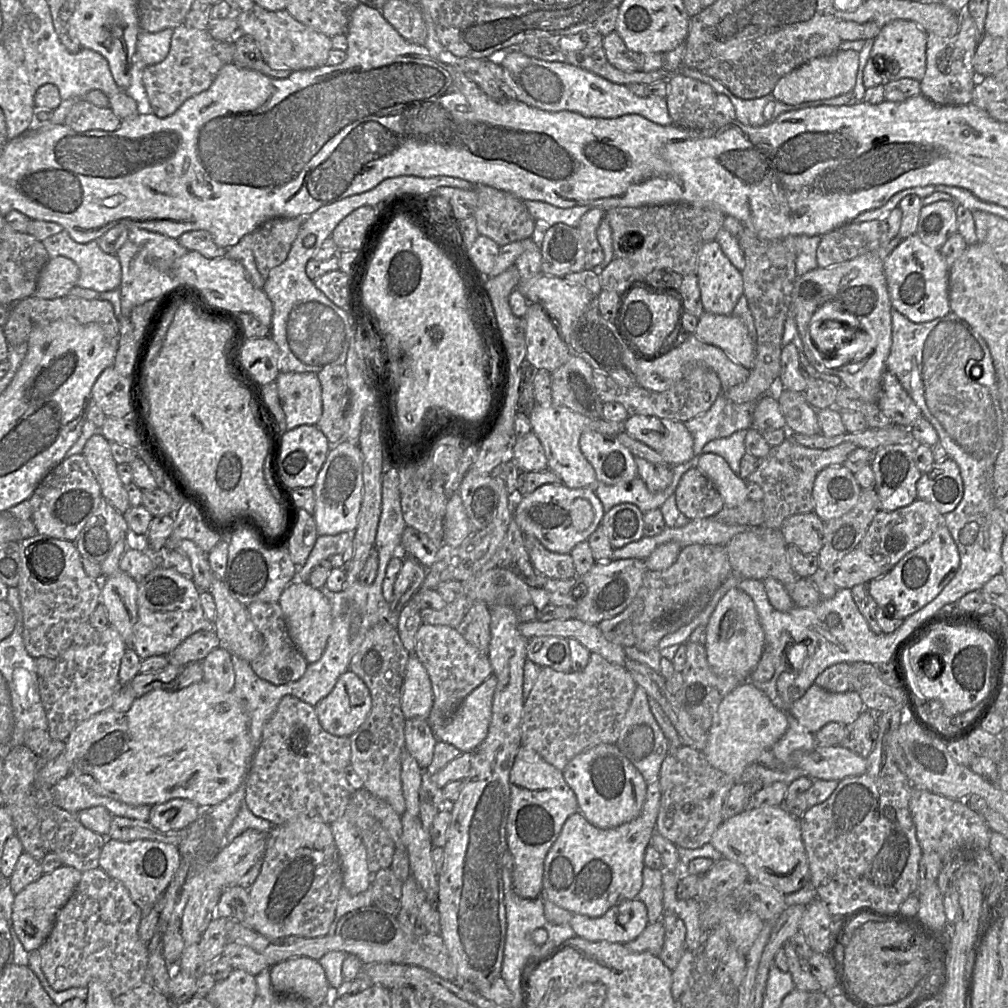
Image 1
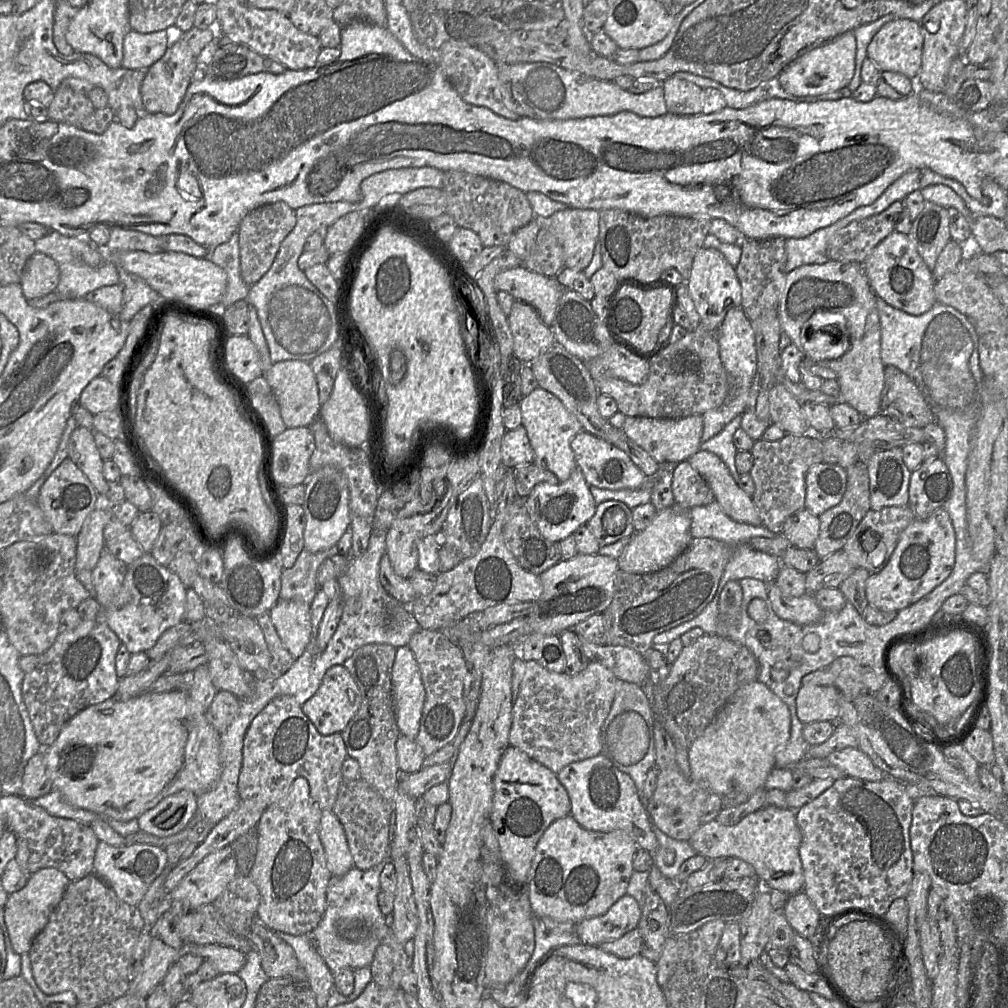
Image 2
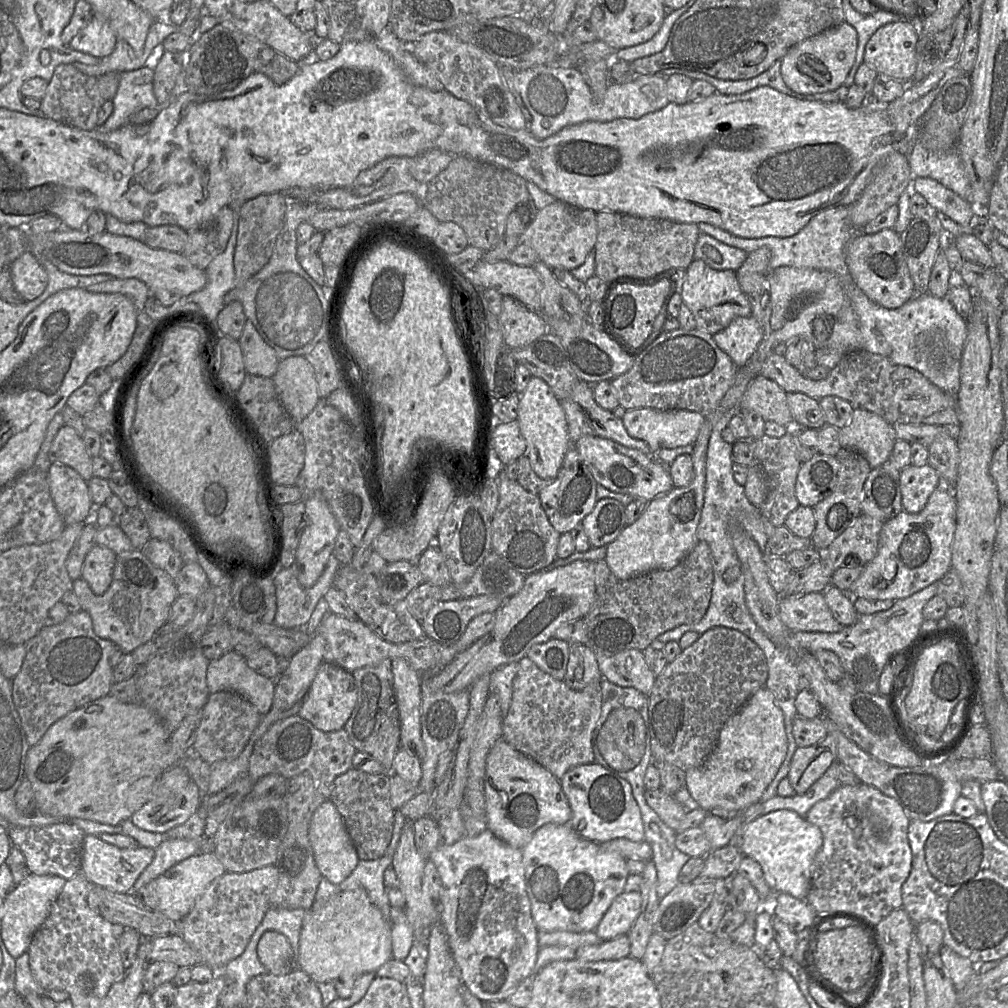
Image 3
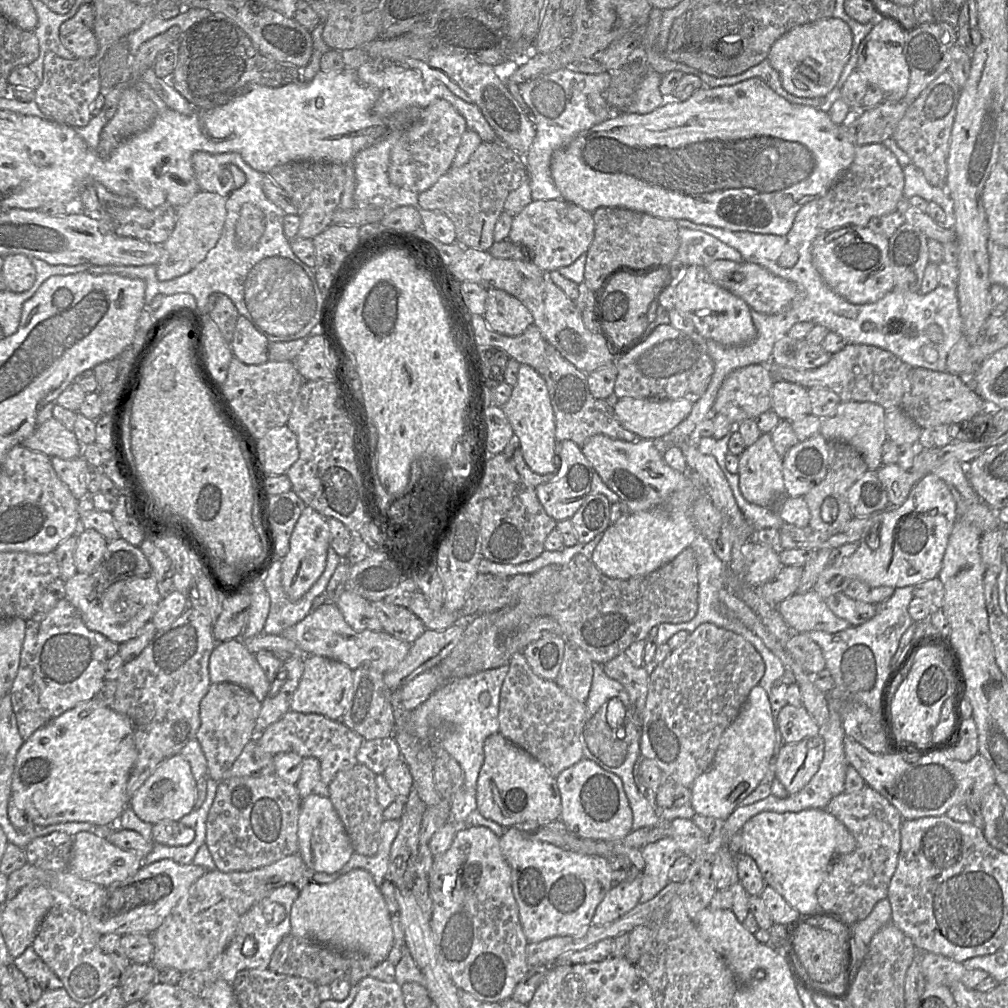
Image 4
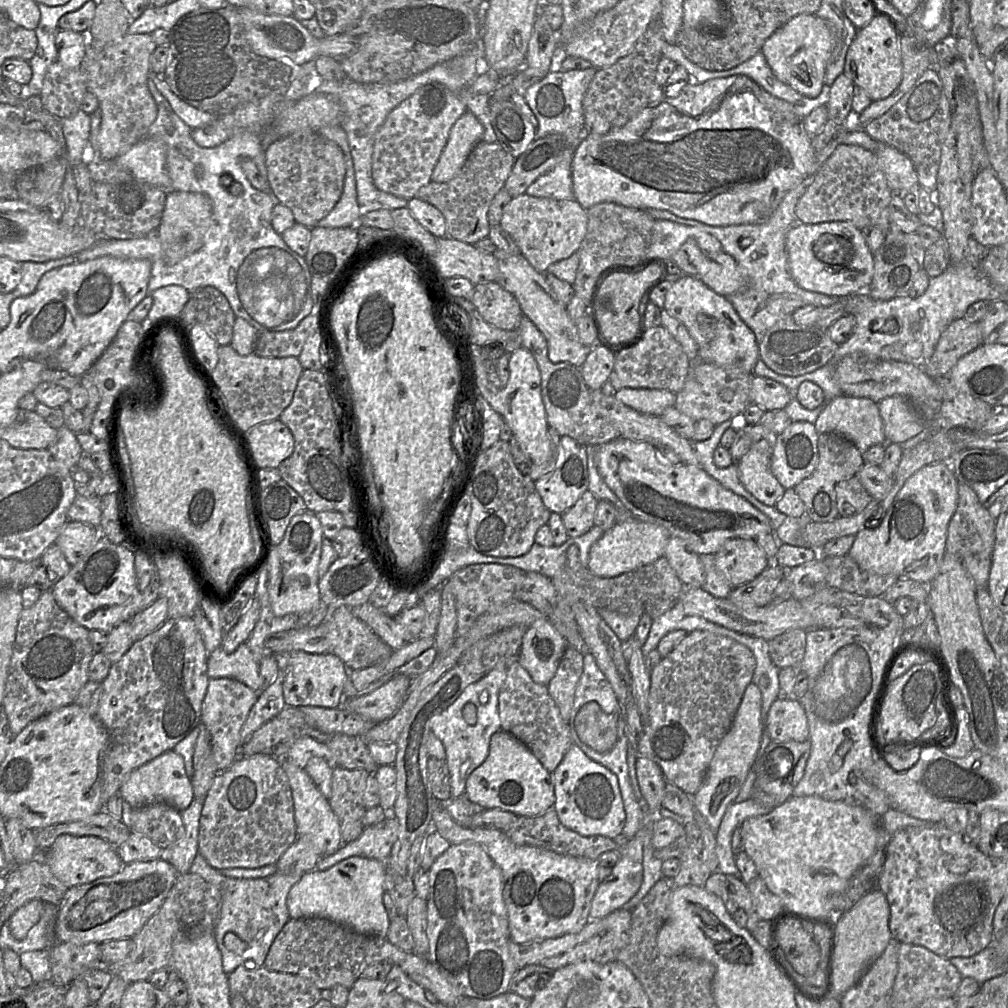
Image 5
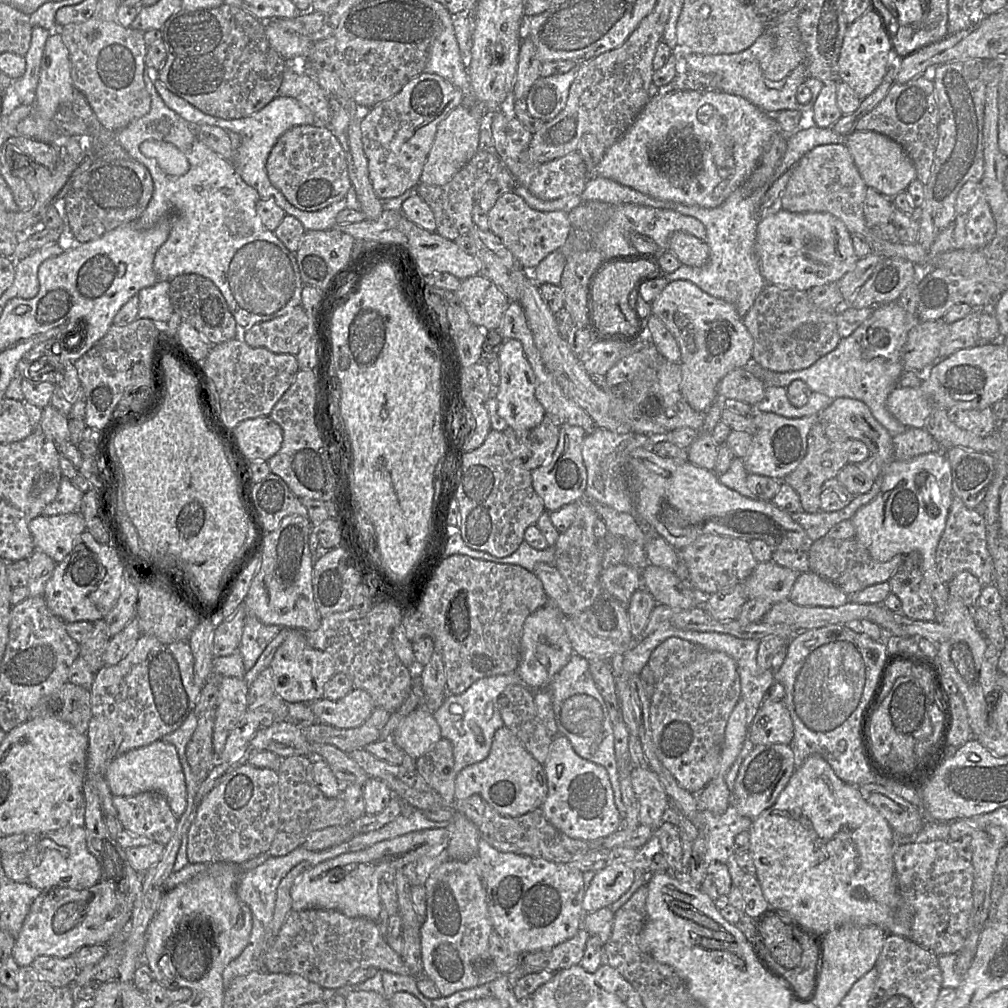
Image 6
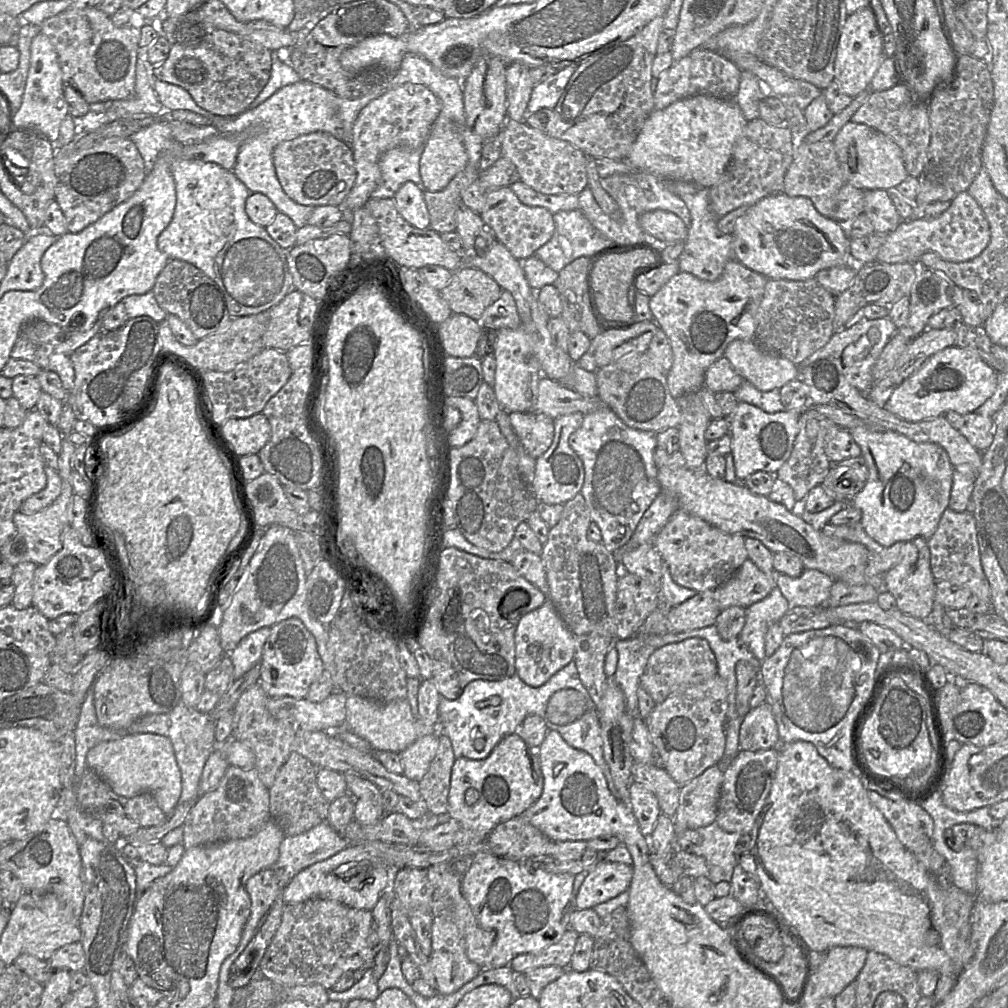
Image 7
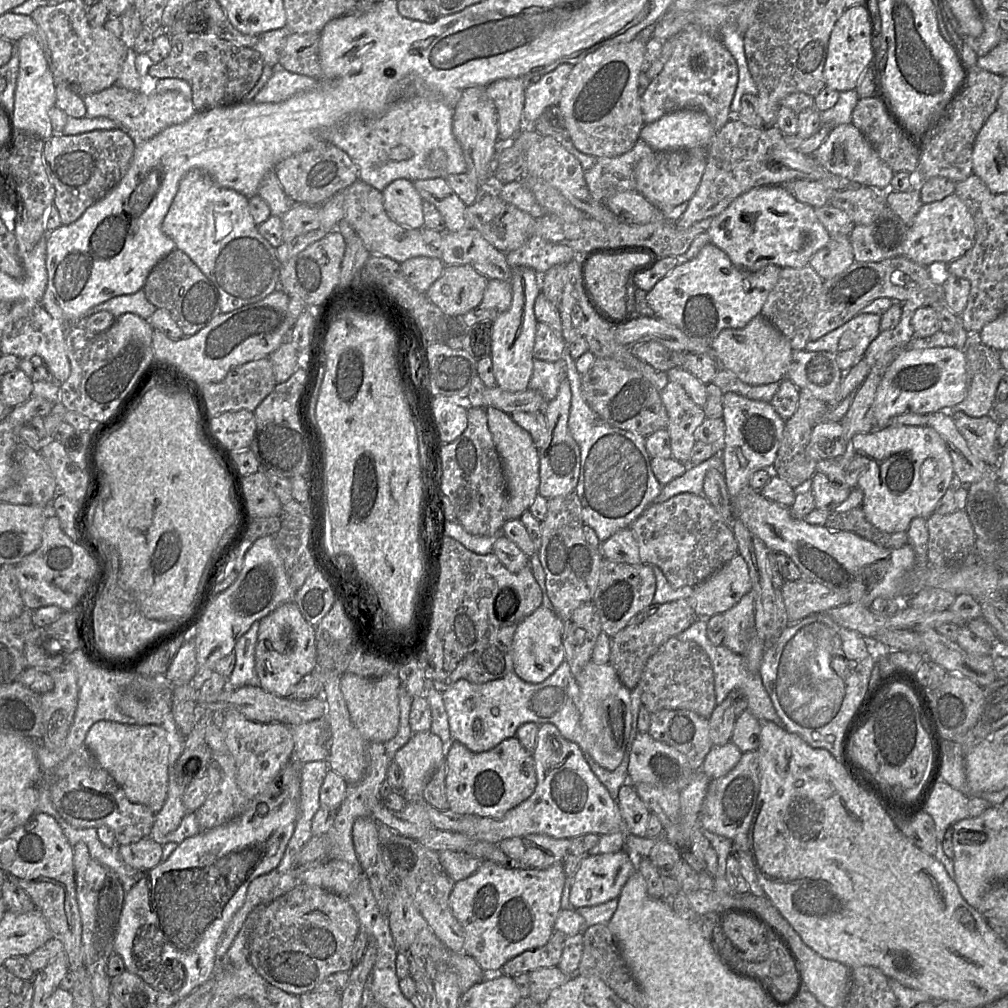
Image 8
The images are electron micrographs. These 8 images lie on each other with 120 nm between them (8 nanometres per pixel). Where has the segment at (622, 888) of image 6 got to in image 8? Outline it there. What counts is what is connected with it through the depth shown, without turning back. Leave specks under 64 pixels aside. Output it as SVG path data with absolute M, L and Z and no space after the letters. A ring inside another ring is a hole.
M626 851L587 855L580 862L570 890L570 906L590 907L619 897L623 886L636 870L636 860Z

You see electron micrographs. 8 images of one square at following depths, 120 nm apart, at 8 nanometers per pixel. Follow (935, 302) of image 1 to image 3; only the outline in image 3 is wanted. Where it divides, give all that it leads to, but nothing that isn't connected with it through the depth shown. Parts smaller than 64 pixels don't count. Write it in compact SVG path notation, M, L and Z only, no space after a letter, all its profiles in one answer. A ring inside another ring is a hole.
M883 229L871 235L858 232L846 247L845 261L857 286L870 300L884 308L898 308L916 295L900 236L893 229Z

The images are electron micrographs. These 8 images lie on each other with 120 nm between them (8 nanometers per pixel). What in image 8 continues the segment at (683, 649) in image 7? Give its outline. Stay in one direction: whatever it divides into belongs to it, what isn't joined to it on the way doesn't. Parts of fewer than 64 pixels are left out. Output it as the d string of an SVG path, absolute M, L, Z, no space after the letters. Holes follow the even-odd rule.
M672 637L648 659L640 677L641 703L652 714L663 709L686 709L708 718L716 706L714 674L705 650L693 641L682 642Z

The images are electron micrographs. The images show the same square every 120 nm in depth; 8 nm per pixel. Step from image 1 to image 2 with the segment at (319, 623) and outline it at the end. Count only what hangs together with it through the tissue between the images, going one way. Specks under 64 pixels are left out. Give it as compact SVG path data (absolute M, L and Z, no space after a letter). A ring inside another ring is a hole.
M279 599L269 612L281 641L295 659L302 656L311 640L310 605Z

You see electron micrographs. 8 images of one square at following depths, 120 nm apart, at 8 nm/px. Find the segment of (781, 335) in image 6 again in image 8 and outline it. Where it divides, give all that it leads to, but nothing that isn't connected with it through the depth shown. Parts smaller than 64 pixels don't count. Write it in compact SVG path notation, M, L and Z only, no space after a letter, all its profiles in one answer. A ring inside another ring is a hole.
M809 265L801 268L782 268L777 284L762 308L762 316L785 336L792 350L804 350L810 341L810 328L817 312L823 281Z

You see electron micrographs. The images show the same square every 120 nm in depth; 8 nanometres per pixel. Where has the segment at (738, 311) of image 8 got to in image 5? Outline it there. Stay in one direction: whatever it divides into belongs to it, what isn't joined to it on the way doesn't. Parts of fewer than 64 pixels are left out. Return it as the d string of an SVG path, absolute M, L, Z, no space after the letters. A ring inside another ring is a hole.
M685 275L667 291L664 310L688 329L698 346L698 357L705 363L753 372L759 360L759 348L754 332L742 321L731 302L699 278Z

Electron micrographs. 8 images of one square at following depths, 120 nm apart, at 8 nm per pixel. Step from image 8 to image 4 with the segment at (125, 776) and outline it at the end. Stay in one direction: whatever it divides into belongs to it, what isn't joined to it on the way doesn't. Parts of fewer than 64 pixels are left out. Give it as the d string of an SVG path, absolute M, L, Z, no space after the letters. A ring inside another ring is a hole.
M179 754L162 761L143 785L130 798L129 806L139 819L155 824L163 820L180 821L188 815L197 800L196 780L189 763Z

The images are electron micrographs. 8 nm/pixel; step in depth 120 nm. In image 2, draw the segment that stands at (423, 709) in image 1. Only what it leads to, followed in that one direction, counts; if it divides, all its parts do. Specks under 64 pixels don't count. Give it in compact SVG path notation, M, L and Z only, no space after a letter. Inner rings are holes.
M409 646L396 648L391 680L400 734L416 738L425 701L425 689L418 663Z

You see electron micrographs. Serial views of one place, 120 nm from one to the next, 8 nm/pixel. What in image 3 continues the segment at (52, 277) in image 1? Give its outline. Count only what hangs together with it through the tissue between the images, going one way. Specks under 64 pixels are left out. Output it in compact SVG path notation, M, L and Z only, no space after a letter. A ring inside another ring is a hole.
M23 252L9 267L12 285L14 289L26 301L32 301L39 297L48 285L48 274L37 258L30 252Z

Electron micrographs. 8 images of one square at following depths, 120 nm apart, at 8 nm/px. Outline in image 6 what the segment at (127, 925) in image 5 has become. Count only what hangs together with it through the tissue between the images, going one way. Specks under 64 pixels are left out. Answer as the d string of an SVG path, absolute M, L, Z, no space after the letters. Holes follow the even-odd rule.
M98 882L85 889L63 887L42 891L33 901L23 926L15 939L12 957L19 966L31 966L38 956L64 958L71 956L84 946L106 944L114 934L123 930L129 924L135 899L134 891L126 894L107 882Z

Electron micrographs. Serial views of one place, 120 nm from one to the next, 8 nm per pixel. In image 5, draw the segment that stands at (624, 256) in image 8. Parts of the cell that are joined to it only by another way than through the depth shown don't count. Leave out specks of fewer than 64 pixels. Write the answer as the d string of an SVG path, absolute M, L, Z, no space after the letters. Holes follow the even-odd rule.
M656 259L635 267L615 268L604 272L597 283L595 314L603 337L609 343L620 343L631 339L637 332L640 319L639 306L648 287L660 276L662 262Z

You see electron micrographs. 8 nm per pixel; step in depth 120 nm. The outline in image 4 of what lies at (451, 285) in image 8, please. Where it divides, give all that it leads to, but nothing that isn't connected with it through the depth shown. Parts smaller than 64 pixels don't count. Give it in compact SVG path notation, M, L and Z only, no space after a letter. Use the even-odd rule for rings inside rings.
M500 289L487 290L484 318L493 331L515 337L533 325L531 312L515 296Z

